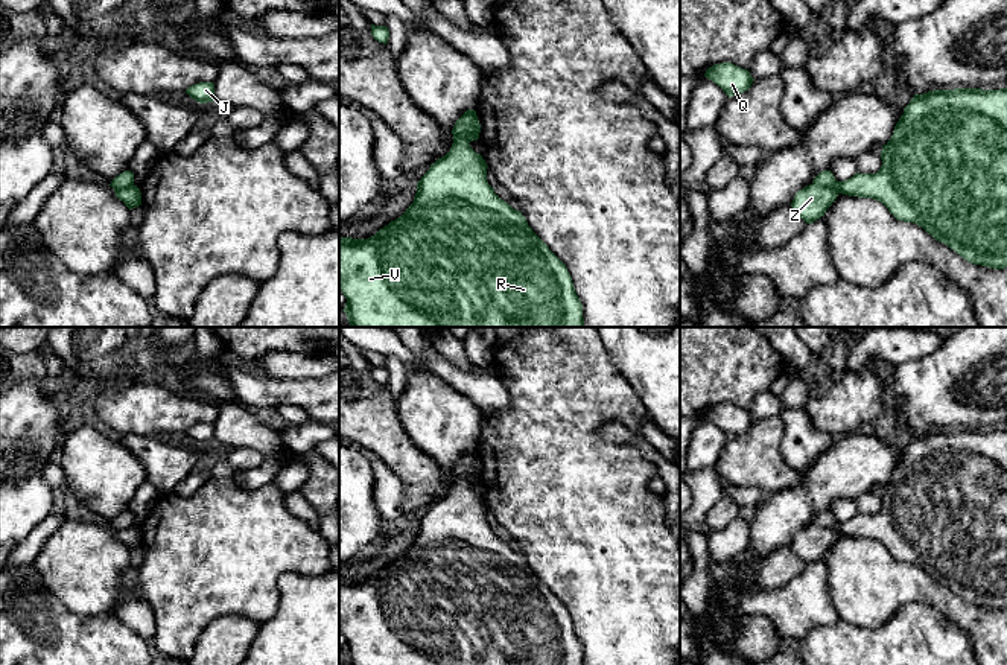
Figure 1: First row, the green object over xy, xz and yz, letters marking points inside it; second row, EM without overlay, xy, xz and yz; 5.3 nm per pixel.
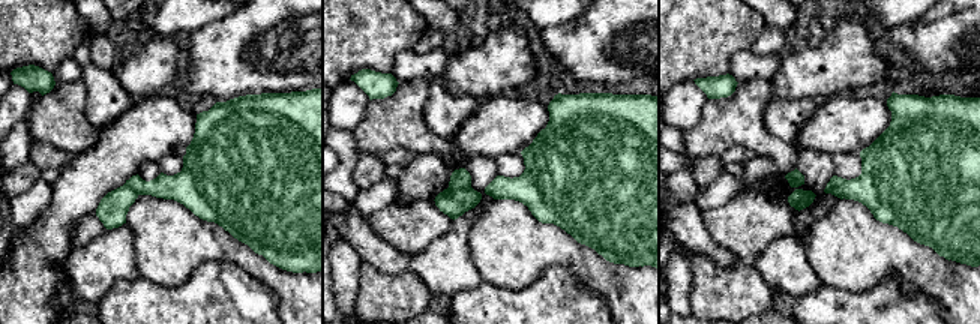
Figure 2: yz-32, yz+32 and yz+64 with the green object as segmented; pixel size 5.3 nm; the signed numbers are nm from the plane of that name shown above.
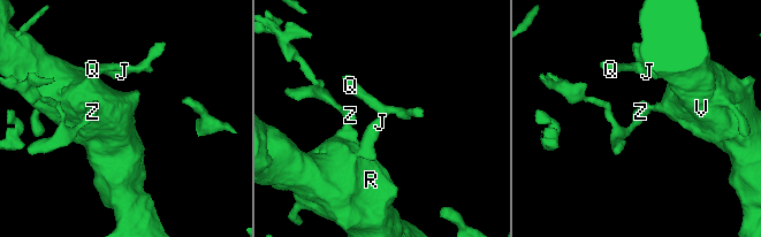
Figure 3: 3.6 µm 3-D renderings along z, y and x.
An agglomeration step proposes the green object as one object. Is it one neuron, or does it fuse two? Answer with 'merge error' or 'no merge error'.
merge error

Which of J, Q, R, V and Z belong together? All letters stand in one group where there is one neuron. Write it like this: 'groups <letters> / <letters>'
groups J Q R V / Z

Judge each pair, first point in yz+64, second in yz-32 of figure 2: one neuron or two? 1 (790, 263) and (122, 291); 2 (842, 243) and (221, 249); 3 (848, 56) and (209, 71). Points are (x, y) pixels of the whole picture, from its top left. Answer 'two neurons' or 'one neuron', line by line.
1: two neurons
2: one neuron
3: two neurons

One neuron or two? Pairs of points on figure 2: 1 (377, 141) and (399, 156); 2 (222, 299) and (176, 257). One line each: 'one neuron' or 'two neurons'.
1: two neurons
2: two neurons

